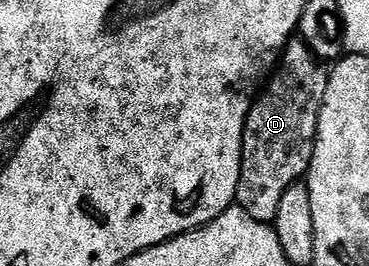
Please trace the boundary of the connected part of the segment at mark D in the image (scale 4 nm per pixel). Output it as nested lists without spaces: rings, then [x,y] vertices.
[[[292,39],[282,49],[265,88],[256,96],[243,132],[243,162],[235,192],[235,205],[253,215],[253,219],[274,222],[277,207],[281,207],[281,195],[306,178],[328,76],[328,66],[315,52],[301,39]]]

